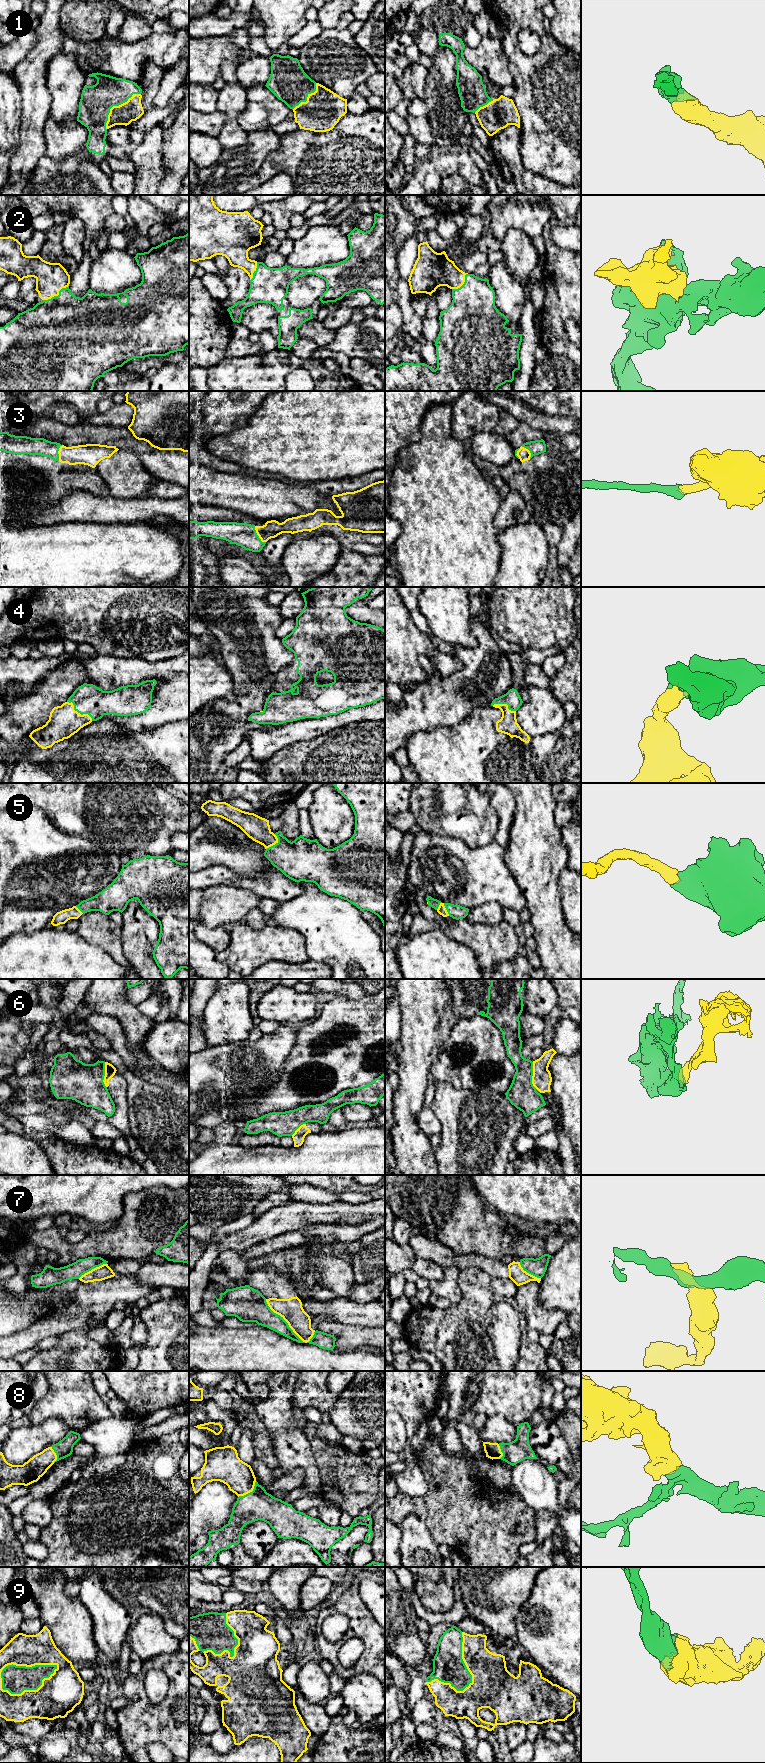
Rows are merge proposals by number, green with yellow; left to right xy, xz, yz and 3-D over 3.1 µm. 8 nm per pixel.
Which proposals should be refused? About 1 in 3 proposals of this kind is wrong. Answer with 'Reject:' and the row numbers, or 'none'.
Reject: 6, 7

